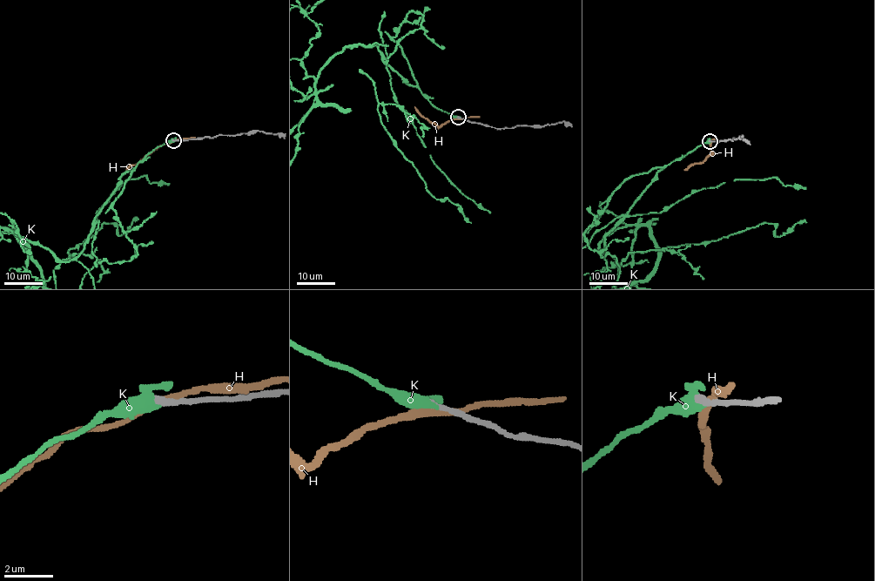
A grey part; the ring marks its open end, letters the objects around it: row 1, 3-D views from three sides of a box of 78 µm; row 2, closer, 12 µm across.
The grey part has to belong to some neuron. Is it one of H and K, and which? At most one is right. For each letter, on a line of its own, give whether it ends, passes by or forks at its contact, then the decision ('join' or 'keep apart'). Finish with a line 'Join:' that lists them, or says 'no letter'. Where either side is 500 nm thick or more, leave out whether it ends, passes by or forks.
H: it passes by; keep apart
K: it passes by; join
Join: K

